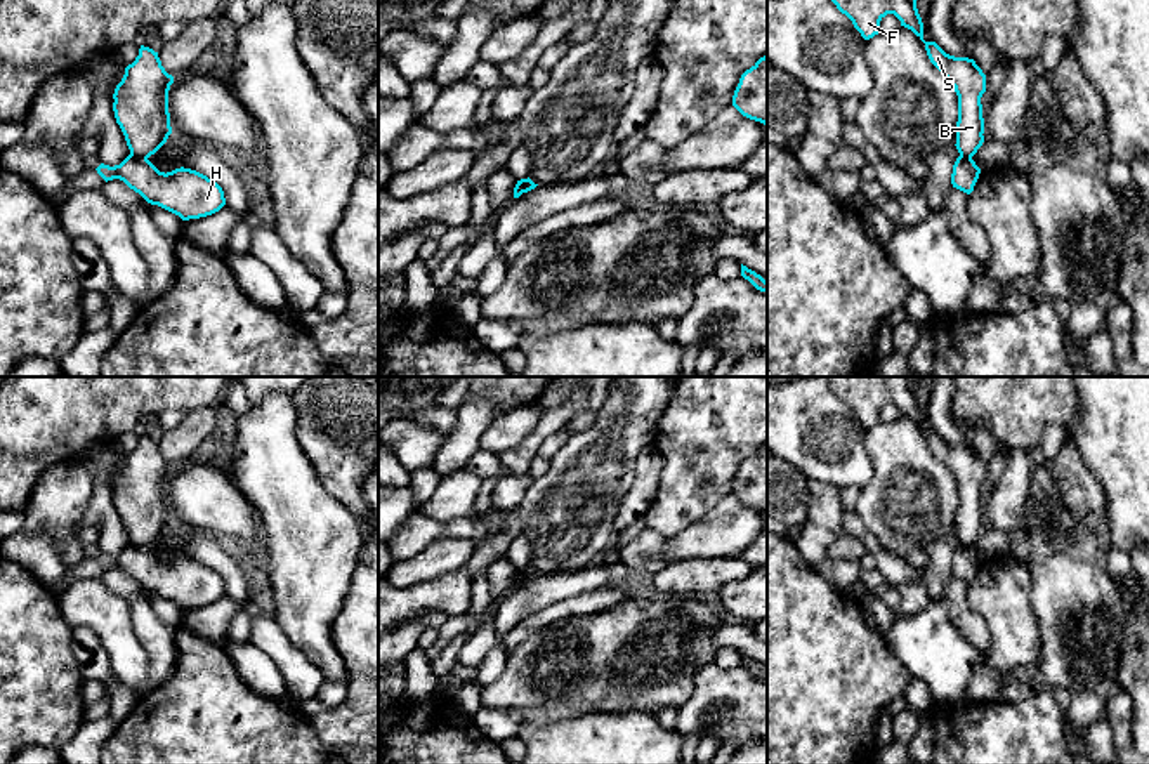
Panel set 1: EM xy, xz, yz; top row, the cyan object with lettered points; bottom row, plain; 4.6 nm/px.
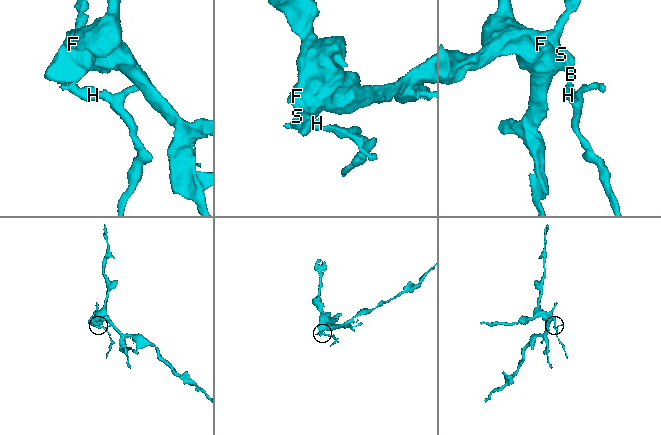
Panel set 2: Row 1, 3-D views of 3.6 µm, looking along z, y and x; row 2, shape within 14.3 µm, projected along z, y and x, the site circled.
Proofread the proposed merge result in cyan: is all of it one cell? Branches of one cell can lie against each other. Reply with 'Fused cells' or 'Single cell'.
Fused cells

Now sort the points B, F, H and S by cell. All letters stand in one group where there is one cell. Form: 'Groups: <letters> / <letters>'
Groups: B F S / H

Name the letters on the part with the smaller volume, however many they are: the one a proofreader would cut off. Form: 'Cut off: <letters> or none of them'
Cut off: H

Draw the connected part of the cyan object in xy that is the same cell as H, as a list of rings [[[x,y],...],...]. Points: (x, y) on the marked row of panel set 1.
[[[128,155],[120,165],[101,163],[95,170],[106,182],[120,179],[148,203],[158,205],[182,221],[212,215],[226,205],[222,188],[191,168],[181,167],[165,174],[148,158]]]

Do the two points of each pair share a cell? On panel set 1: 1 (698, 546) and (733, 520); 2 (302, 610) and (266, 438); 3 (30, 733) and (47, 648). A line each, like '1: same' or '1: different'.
1: same
2: same
3: same

